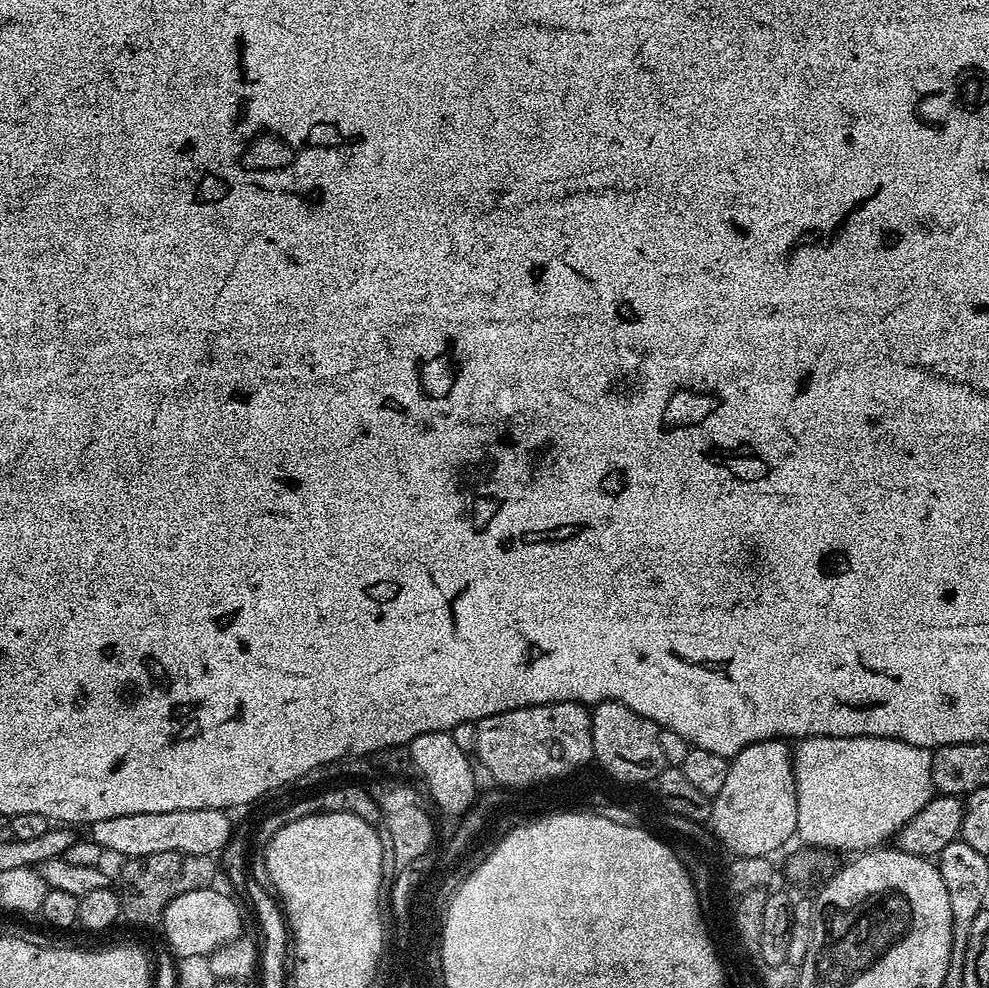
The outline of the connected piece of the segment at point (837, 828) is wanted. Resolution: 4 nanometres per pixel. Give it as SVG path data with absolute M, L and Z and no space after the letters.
M809 736L795 745L792 769L798 798L796 836L804 839L812 850L834 848L838 852L859 854L887 845L934 795L932 752L901 740L877 736Z

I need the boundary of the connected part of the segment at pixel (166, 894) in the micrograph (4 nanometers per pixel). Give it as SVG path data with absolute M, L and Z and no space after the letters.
M167 851L141 857L129 857L120 872L121 915L138 926L156 925L163 919L166 906L180 894L189 890L206 889L215 885L218 878L218 862L213 856L182 854Z

